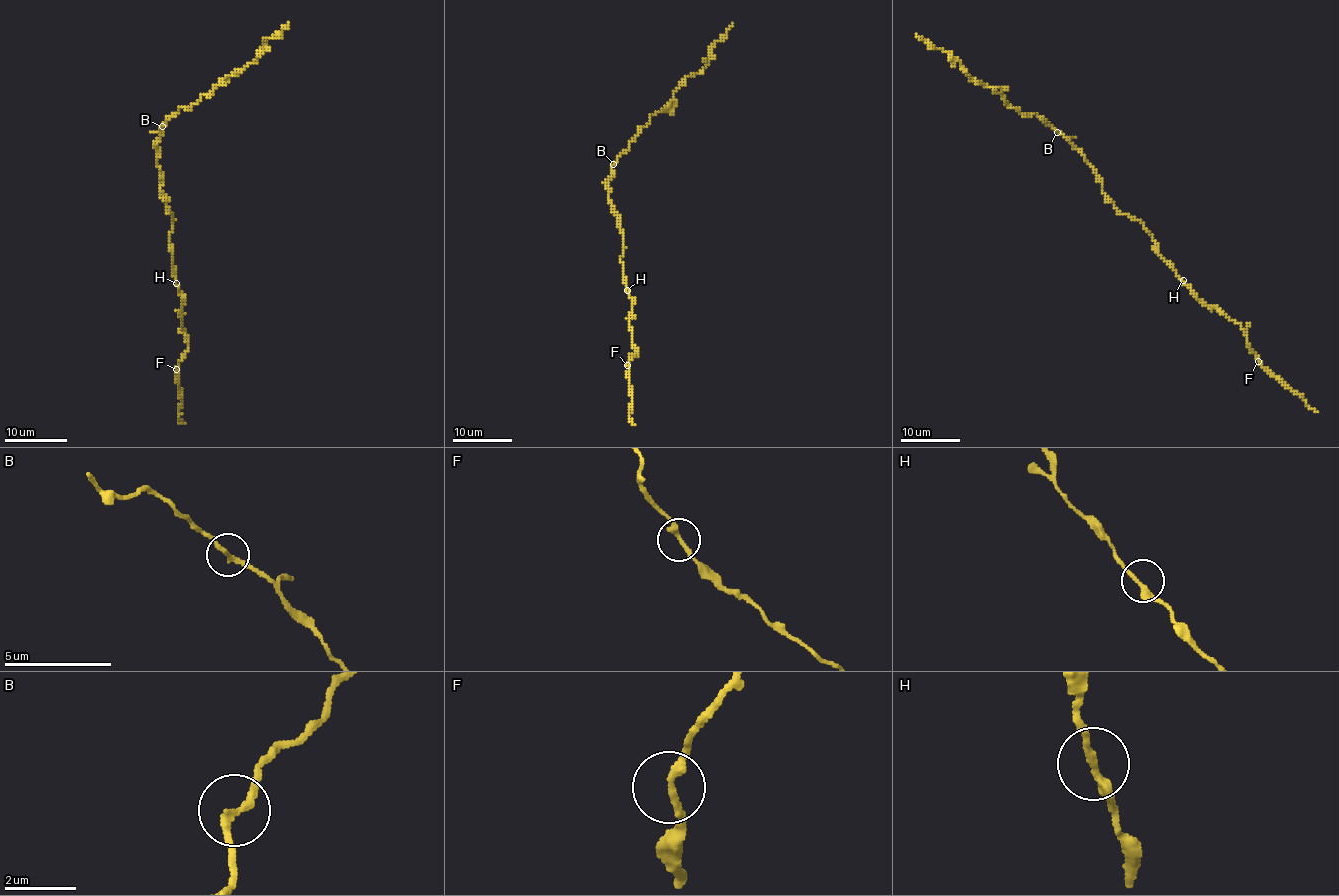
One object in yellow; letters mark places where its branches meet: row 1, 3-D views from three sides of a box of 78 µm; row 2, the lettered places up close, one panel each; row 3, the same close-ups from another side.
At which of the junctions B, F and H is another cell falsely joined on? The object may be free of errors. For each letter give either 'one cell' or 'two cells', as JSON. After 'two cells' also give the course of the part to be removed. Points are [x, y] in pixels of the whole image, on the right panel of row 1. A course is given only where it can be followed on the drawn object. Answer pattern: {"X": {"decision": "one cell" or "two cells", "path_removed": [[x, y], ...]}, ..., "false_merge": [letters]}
{"B": {"decision": "one cell"}, "F": {"decision": "one cell"}, "H": {"decision": "one cell"}, "false_merge": []}

